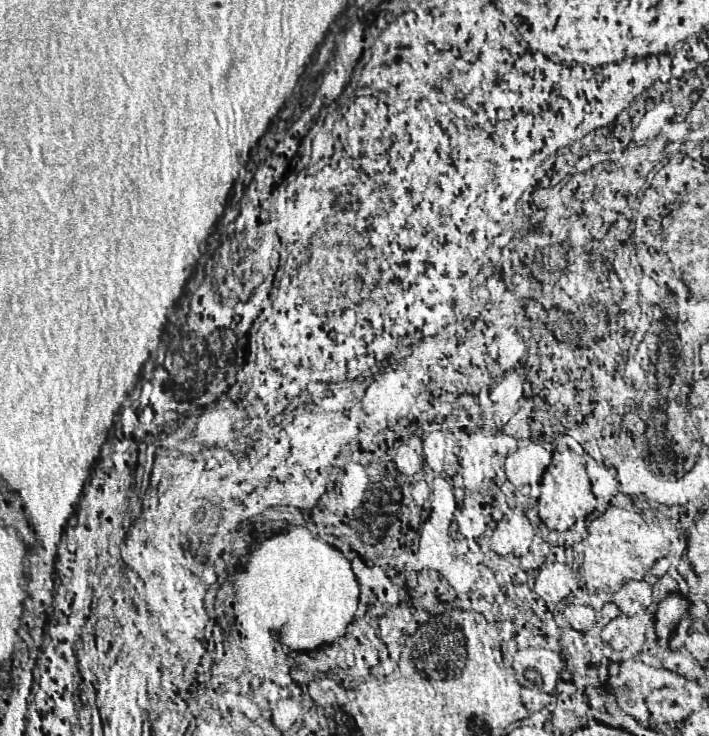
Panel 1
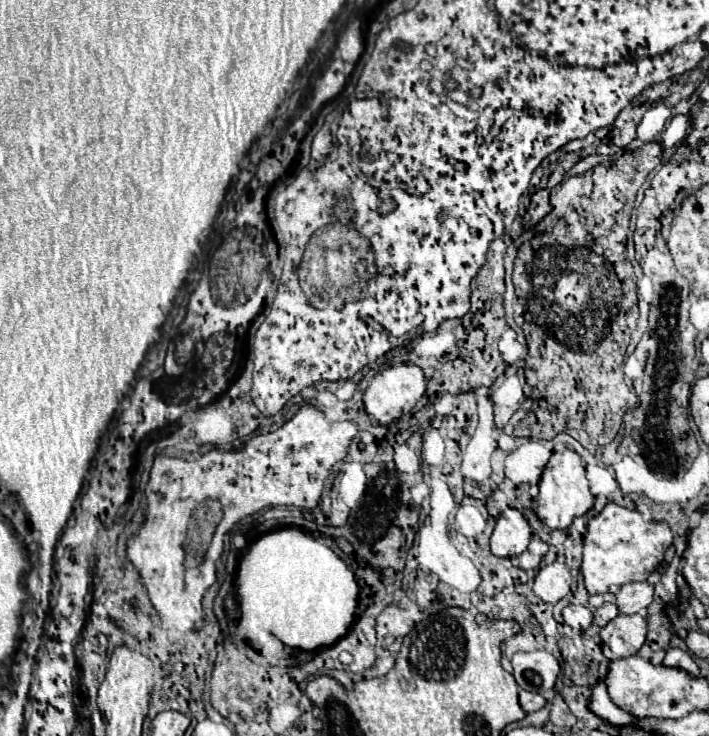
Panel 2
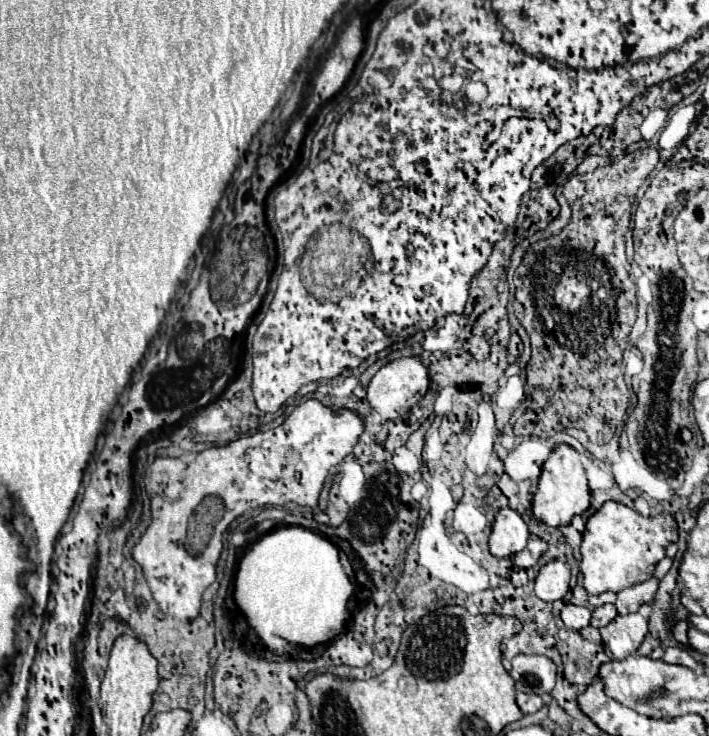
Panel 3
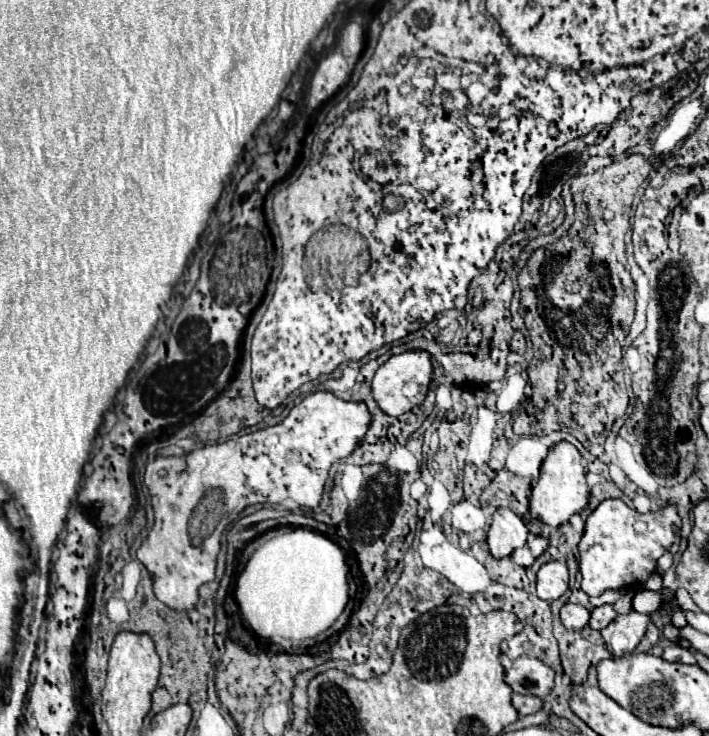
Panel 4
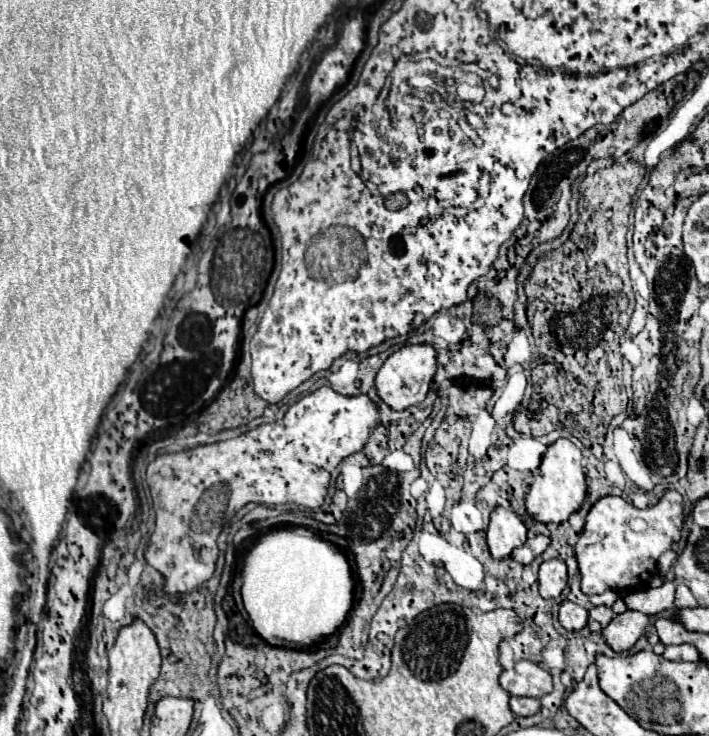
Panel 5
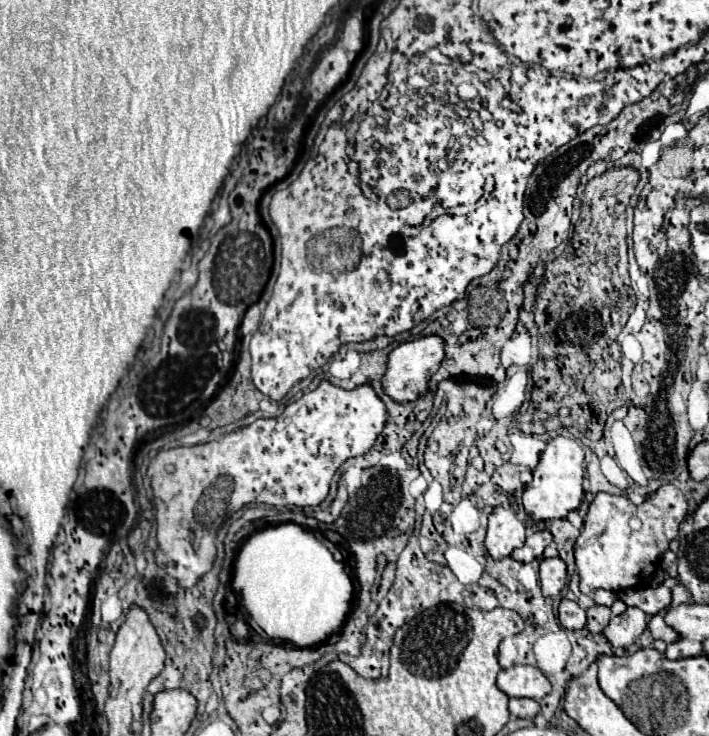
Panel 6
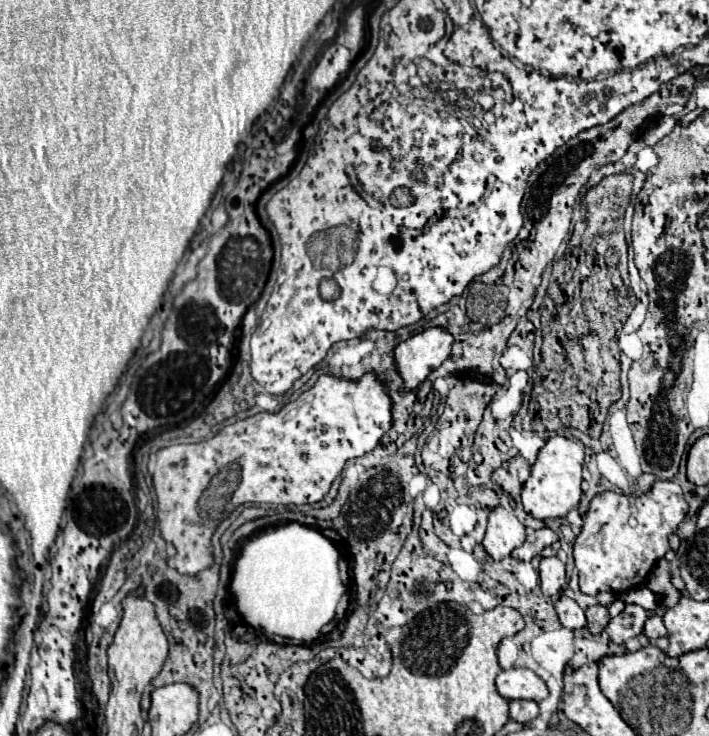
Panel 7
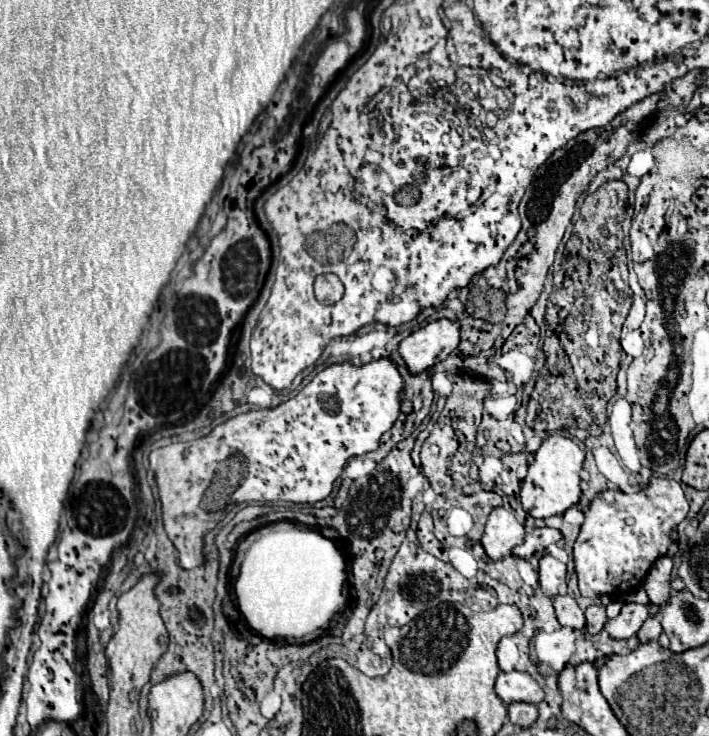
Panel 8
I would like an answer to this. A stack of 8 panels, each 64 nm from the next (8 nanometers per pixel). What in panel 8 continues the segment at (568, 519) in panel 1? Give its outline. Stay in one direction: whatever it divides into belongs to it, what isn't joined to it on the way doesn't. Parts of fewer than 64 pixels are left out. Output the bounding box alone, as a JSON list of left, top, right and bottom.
[520,436,584,518]

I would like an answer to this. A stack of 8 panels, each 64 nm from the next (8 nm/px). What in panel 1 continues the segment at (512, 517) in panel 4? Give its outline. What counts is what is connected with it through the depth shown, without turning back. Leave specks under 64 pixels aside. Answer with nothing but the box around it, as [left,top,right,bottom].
[488,506,534,556]

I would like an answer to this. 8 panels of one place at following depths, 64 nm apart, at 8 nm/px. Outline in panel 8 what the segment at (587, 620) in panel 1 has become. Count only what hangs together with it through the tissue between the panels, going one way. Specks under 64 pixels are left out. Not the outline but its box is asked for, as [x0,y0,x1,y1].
[554,596,586,628]

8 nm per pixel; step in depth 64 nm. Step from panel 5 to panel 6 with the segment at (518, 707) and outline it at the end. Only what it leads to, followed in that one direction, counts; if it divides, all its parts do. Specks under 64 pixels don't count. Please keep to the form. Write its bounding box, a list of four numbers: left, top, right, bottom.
[510,698,540,720]

